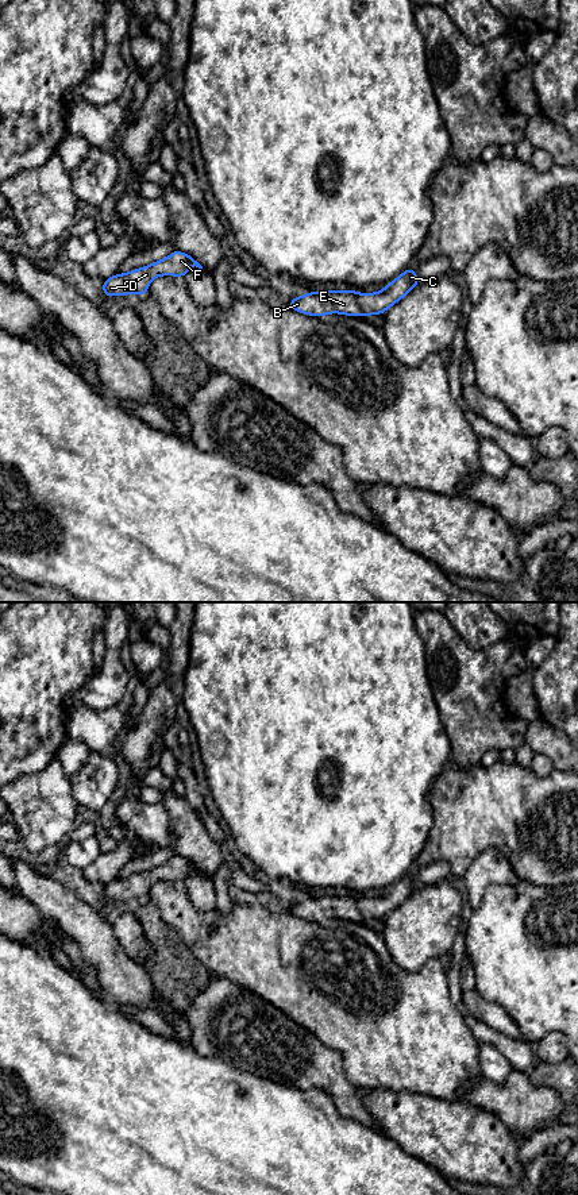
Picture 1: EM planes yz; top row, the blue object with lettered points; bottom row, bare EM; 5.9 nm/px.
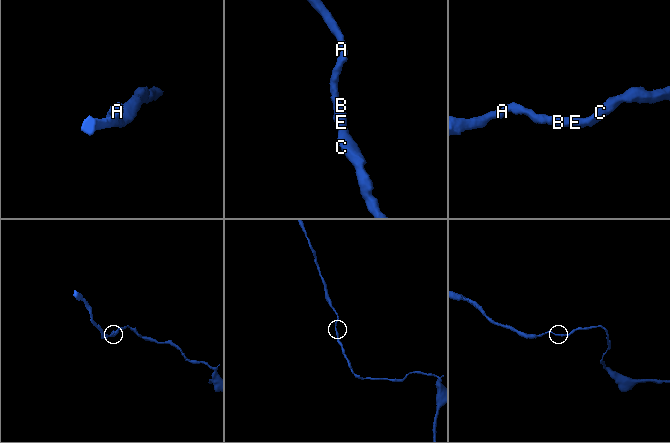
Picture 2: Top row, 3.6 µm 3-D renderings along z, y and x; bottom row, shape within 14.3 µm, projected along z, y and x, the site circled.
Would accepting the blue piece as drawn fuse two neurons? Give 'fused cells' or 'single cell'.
single cell

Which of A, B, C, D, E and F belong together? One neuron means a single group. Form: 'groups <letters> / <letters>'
groups A B C D E F

